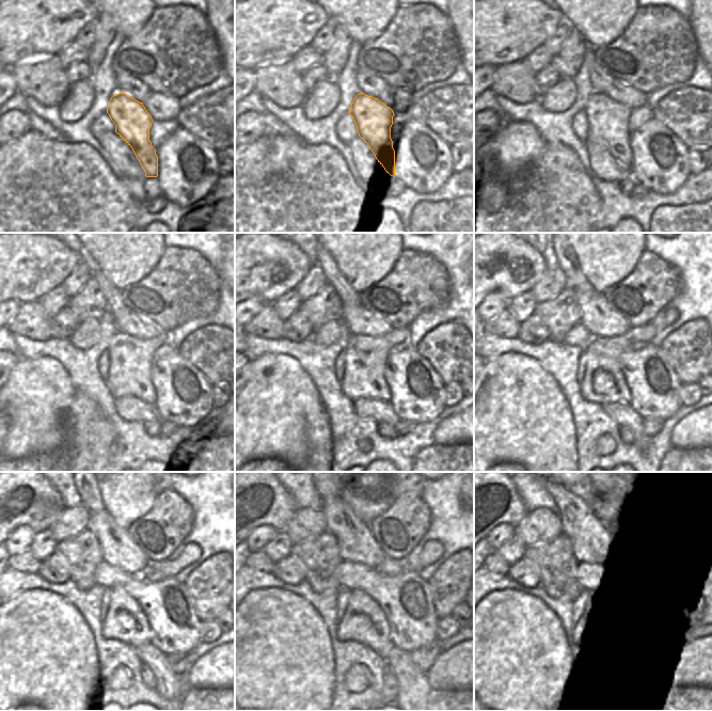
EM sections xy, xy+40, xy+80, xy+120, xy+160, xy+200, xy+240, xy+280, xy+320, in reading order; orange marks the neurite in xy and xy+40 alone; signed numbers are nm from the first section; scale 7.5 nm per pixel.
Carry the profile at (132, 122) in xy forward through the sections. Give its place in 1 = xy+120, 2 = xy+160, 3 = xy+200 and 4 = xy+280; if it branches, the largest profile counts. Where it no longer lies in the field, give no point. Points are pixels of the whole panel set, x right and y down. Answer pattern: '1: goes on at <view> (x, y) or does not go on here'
1: goes on at xy+120 (130, 359)
2: goes on at xy+160 (366, 357)
3: goes on at xy+200 (603, 382)
4: goes on at xy+280 (364, 621)

